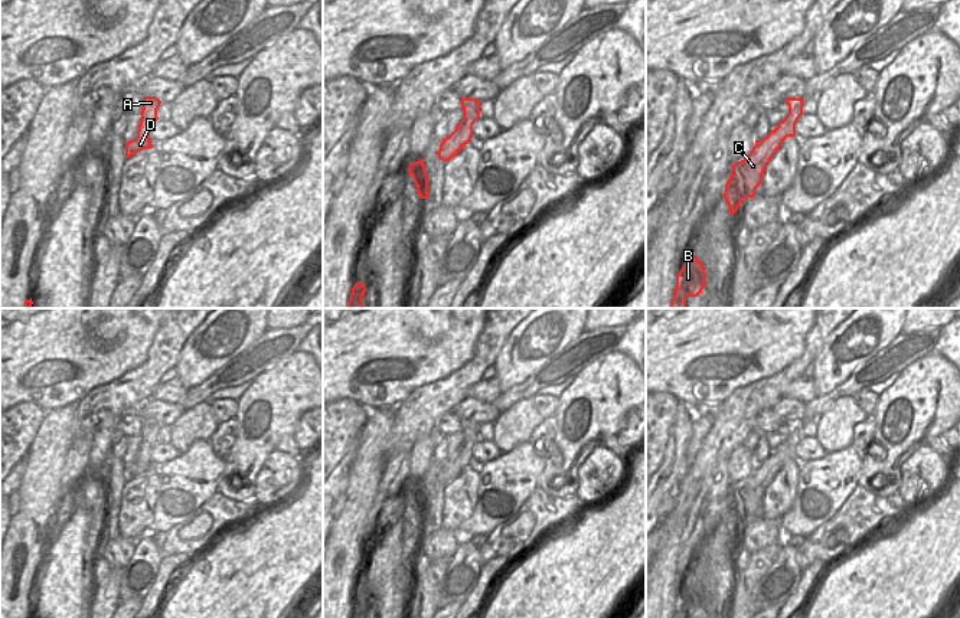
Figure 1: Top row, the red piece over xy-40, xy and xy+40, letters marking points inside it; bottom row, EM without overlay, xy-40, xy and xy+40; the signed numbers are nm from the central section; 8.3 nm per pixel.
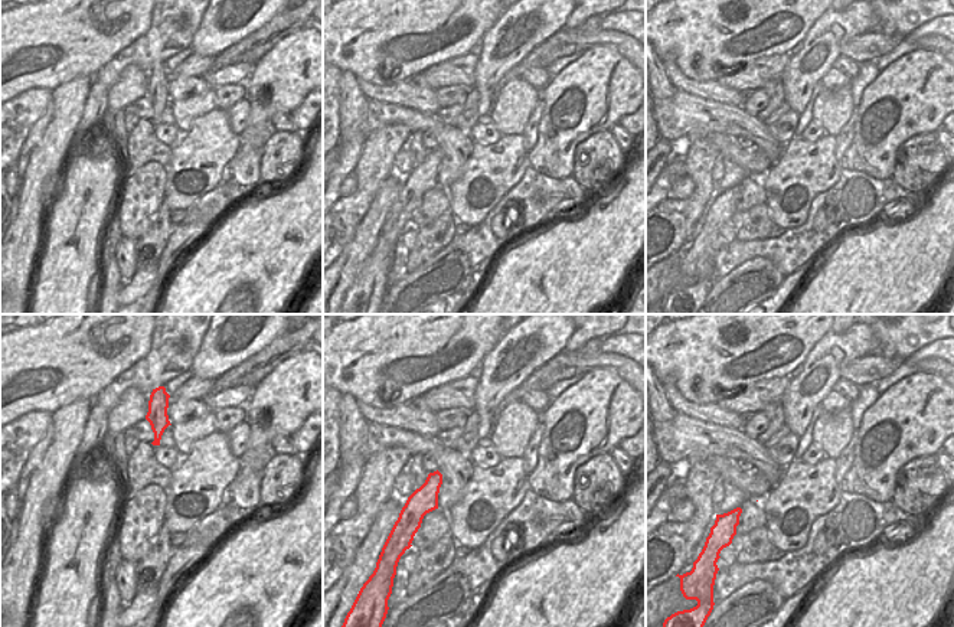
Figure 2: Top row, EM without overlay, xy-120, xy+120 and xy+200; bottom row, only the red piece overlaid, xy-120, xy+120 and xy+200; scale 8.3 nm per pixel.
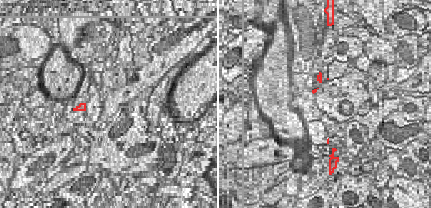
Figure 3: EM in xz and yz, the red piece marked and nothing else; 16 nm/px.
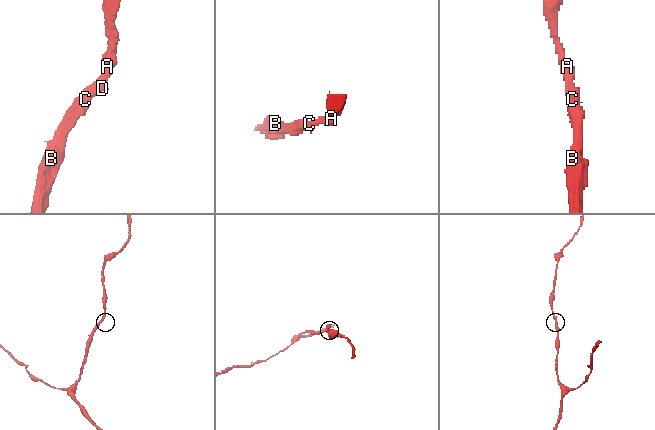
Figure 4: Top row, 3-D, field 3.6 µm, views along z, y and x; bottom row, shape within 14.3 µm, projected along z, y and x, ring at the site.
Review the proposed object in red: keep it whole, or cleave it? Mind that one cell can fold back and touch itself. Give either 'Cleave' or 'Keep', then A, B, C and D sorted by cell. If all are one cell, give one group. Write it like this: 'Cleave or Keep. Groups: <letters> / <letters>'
Keep. Groups: A B C D.

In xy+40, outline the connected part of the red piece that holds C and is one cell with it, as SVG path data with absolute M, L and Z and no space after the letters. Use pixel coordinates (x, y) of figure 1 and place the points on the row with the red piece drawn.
M803 98L784 99L788 114L763 140L755 140L750 154L732 164L731 176L725 184L724 199L729 206L731 215L737 213L738 206L745 197L754 197L757 187L763 182L767 164L781 147L787 137L796 135L796 124L803 112Z

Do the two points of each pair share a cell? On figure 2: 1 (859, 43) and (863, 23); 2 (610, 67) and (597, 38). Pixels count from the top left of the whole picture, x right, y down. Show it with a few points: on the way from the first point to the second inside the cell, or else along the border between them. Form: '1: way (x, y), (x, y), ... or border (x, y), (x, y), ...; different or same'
1: border (874, 29), (845, 38), (840, 42), (839, 54); different
2: border (582, 51), (607, 45), (629, 62); different

